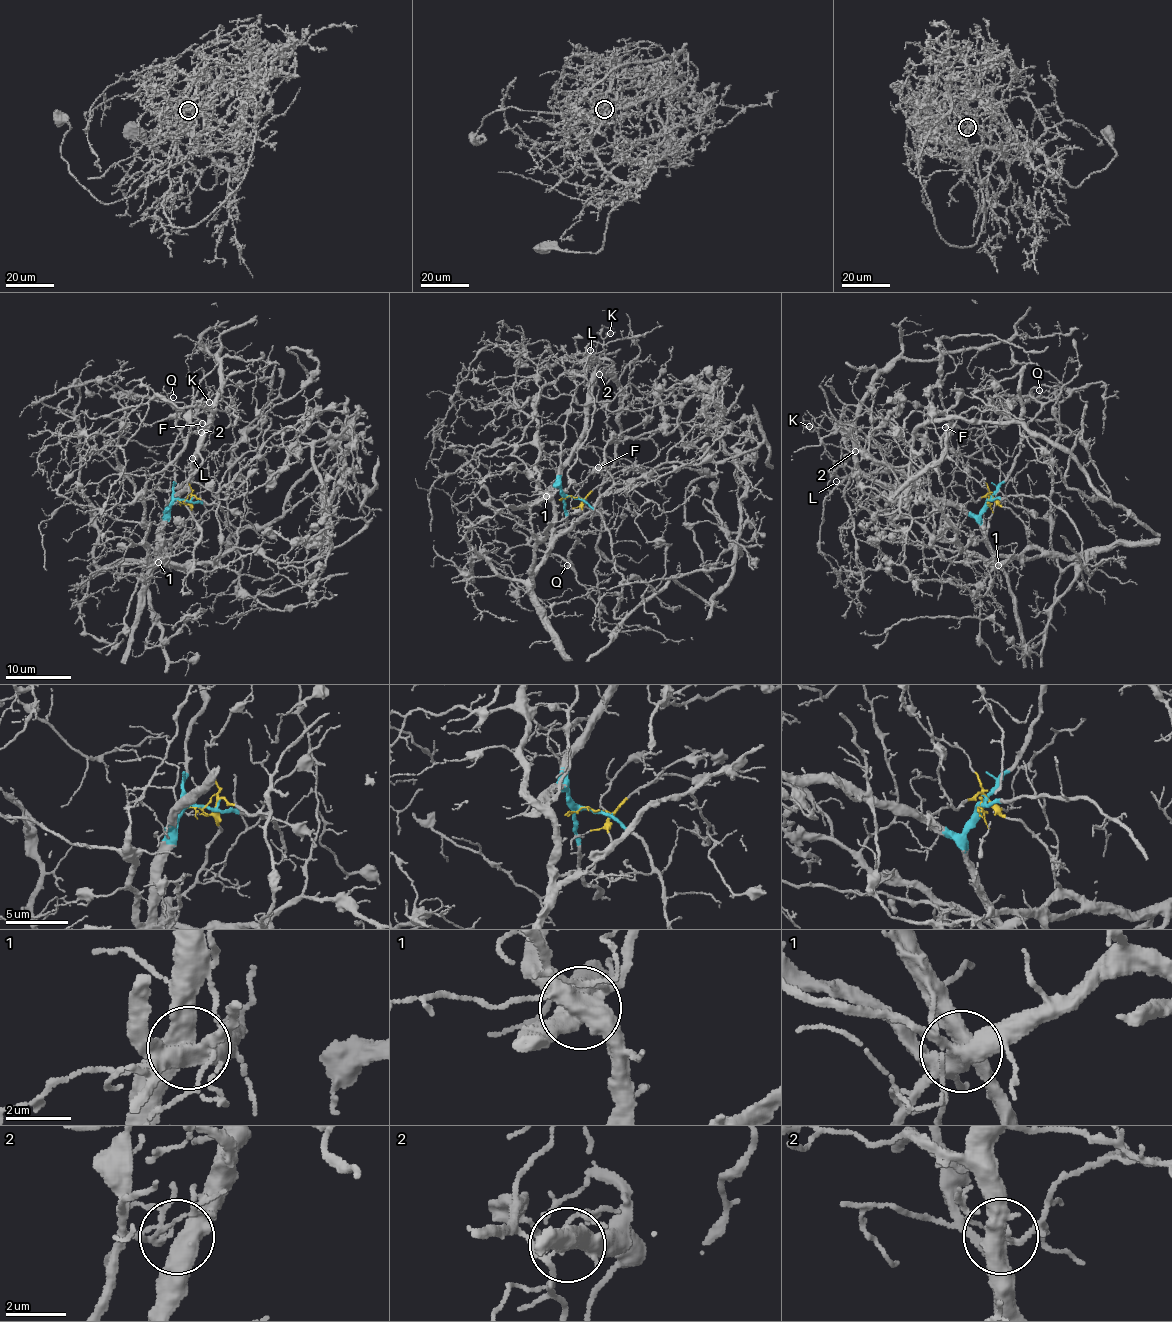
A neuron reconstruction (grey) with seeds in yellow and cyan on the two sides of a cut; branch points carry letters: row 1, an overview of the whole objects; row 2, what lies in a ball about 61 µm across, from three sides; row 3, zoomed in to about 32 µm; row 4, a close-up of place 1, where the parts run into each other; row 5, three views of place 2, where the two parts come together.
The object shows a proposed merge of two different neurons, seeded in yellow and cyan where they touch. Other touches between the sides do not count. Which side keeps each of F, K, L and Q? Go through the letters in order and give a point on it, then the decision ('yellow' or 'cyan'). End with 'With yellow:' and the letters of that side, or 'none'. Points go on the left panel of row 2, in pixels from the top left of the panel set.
F: place (202, 423); yellow
K: place (209, 402); cyan
L: place (192, 458); cyan
Q: place (173, 397); cyan
With yellow: F

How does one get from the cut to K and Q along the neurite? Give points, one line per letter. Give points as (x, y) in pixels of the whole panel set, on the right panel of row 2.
K: (986, 501), (977, 514), (965, 514), (915, 486), (872, 481), (847, 434), (804, 420), (809, 427)
Q: (986, 501), (1011, 468), (1026, 423), (1041, 404), (1036, 400), (1039, 390)

